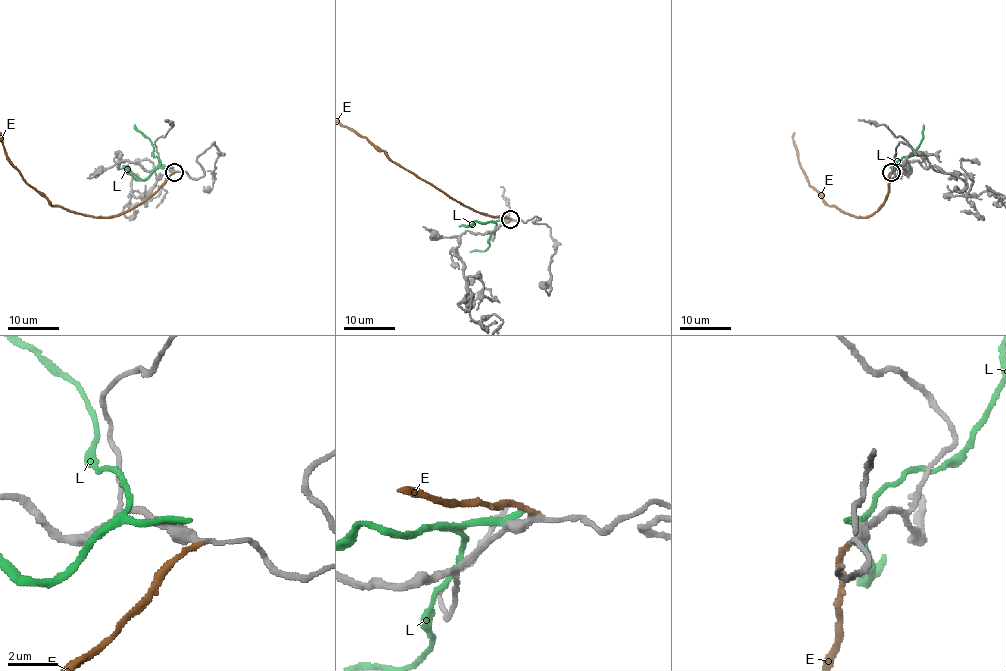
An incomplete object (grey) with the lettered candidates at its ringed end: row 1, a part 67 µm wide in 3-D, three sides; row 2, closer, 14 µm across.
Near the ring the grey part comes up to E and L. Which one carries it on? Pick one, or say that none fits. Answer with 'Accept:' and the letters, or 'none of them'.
Accept: E

